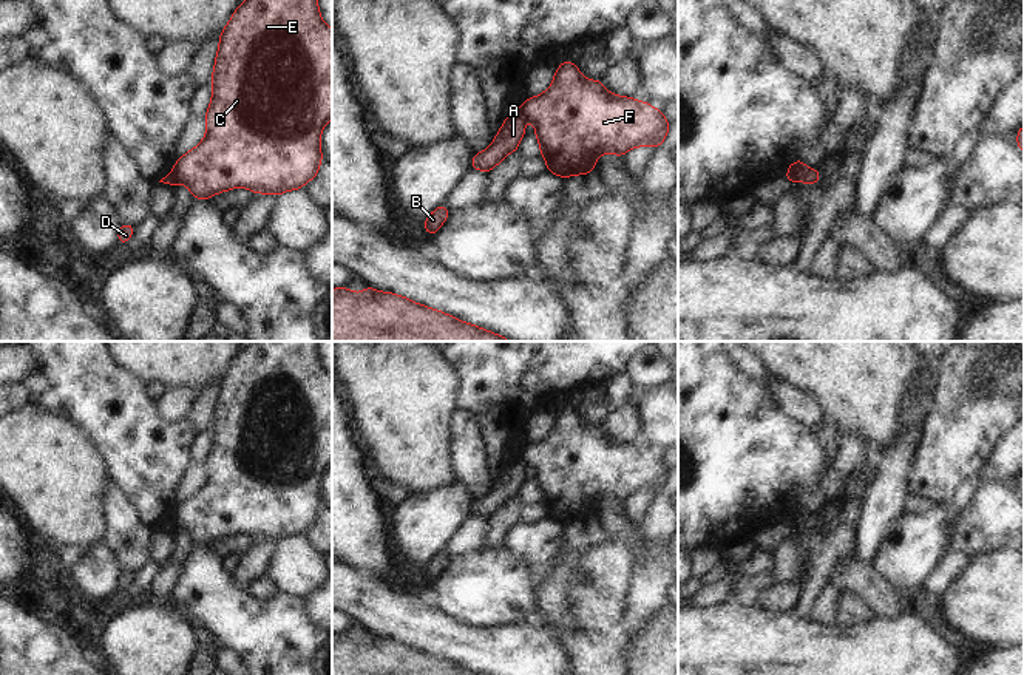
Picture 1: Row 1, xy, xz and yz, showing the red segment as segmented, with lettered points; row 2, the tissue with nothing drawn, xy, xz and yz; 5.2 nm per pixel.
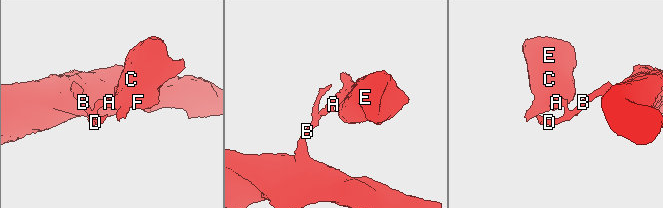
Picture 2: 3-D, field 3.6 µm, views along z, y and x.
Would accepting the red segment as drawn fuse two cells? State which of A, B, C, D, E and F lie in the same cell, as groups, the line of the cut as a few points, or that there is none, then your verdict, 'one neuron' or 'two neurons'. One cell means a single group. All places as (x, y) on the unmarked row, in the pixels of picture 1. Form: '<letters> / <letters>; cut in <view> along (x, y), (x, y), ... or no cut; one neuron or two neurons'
A B D / C E F; cut in yz along (803, 512), (796, 525); two neurons

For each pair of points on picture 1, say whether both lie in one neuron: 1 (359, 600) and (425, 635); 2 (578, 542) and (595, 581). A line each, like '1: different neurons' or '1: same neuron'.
1: same neuron
2: different neurons

